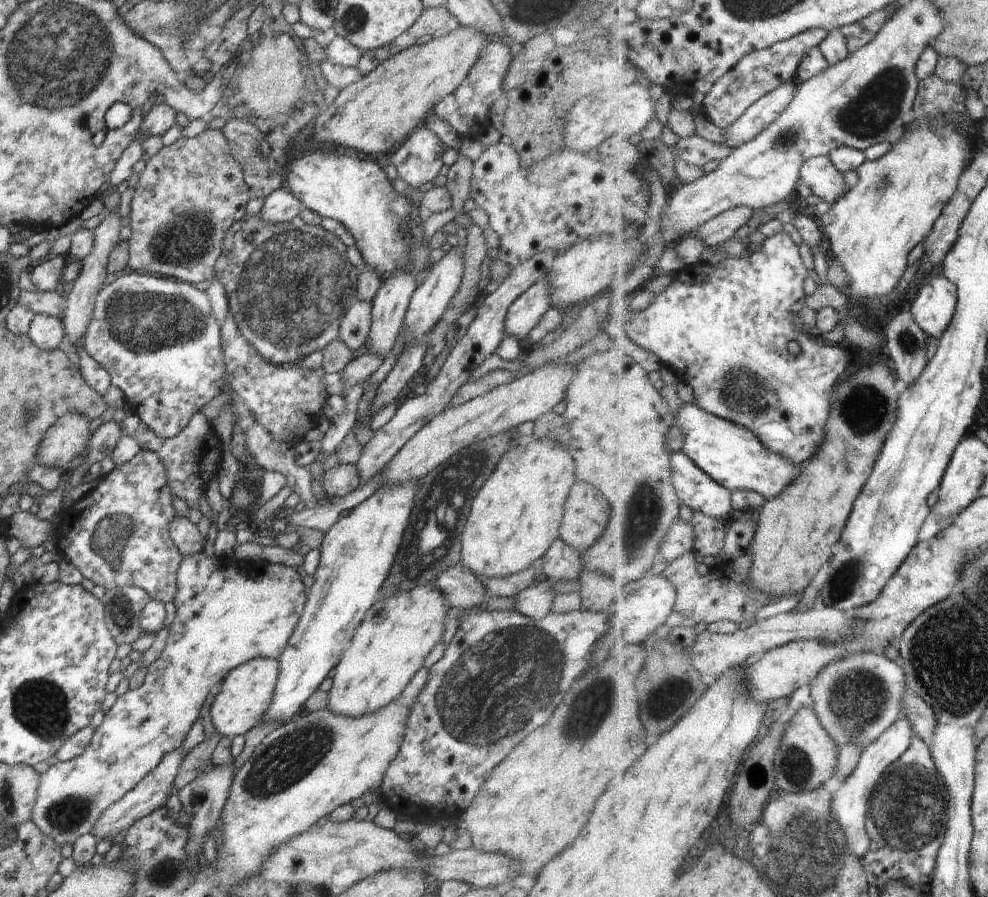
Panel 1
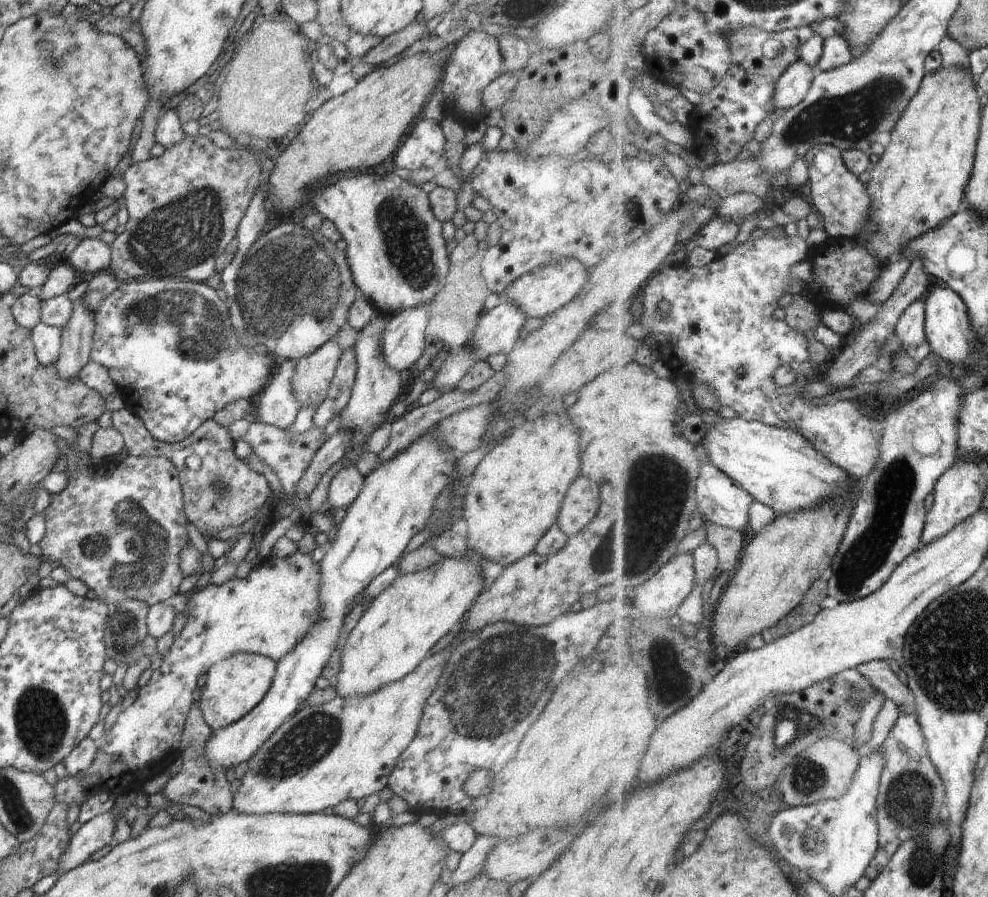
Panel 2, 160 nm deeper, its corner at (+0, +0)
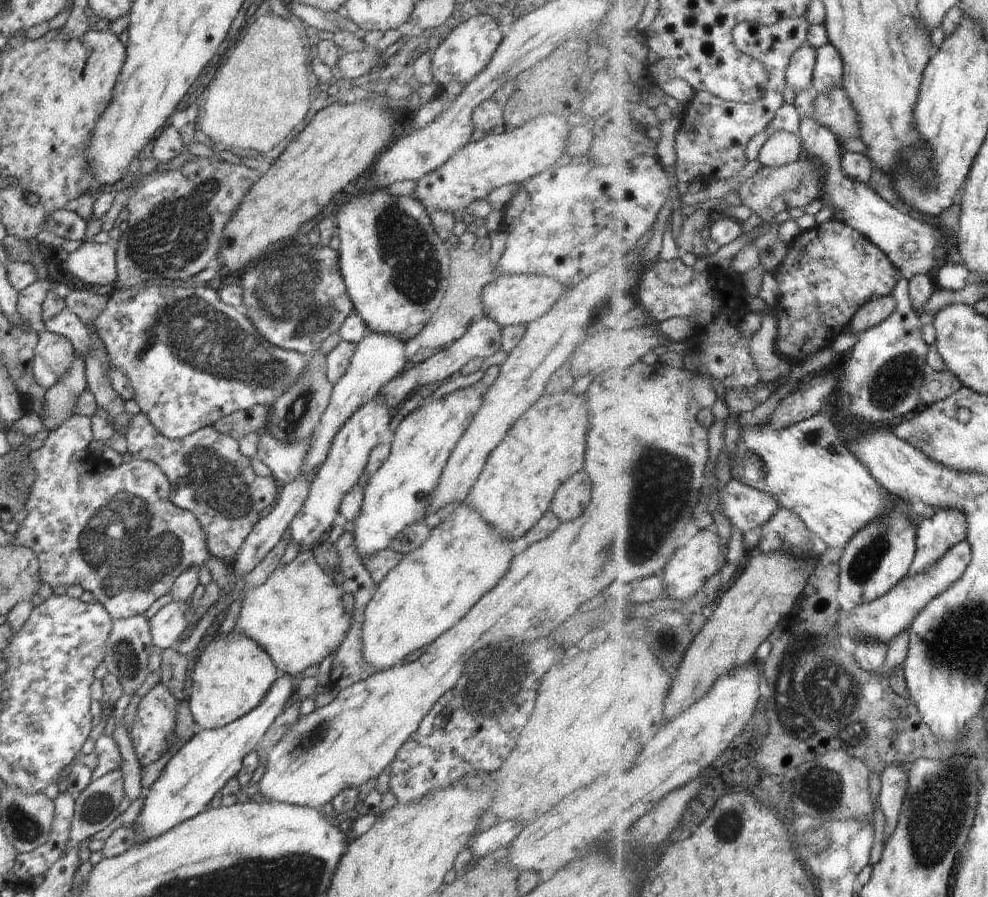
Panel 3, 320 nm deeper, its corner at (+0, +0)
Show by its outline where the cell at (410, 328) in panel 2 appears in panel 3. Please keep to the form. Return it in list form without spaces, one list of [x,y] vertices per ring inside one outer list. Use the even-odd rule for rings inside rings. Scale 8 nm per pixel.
[[[369,332],[356,345],[346,372],[333,385],[326,410],[322,413],[320,422],[311,434],[309,447],[307,448],[308,452],[303,458],[300,476],[308,477],[311,473],[317,473],[324,464],[333,438],[340,427],[356,410],[360,410],[360,407],[364,406],[366,402],[374,399],[383,384],[408,368],[409,363],[404,354],[405,344],[393,336]]]

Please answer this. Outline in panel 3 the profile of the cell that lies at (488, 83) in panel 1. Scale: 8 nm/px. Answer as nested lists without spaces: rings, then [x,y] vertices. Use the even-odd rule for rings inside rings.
[[[479,14],[455,26],[434,50],[434,57],[430,64],[433,80],[443,85],[449,82],[468,84],[476,75],[479,75],[491,61],[492,55],[503,39],[498,25],[487,14]]]

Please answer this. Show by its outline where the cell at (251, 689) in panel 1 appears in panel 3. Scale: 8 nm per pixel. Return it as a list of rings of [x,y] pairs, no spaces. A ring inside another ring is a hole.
[[[236,626],[227,636],[215,635],[197,658],[192,673],[192,687],[187,694],[188,706],[198,728],[219,729],[256,709],[279,679],[278,673],[268,653],[255,640],[236,629]]]

